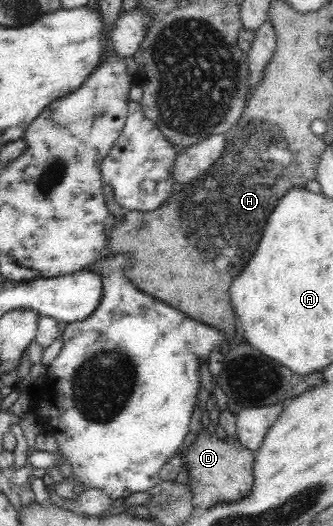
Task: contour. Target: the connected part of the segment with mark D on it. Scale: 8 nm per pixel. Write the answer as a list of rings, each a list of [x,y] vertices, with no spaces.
[[[201,426],[192,445],[179,455],[183,458],[181,468],[187,470],[184,485],[192,495],[192,508],[206,510],[216,502],[234,502],[248,494],[252,488],[252,462],[255,454],[228,435],[220,438],[214,434],[214,430]]]

